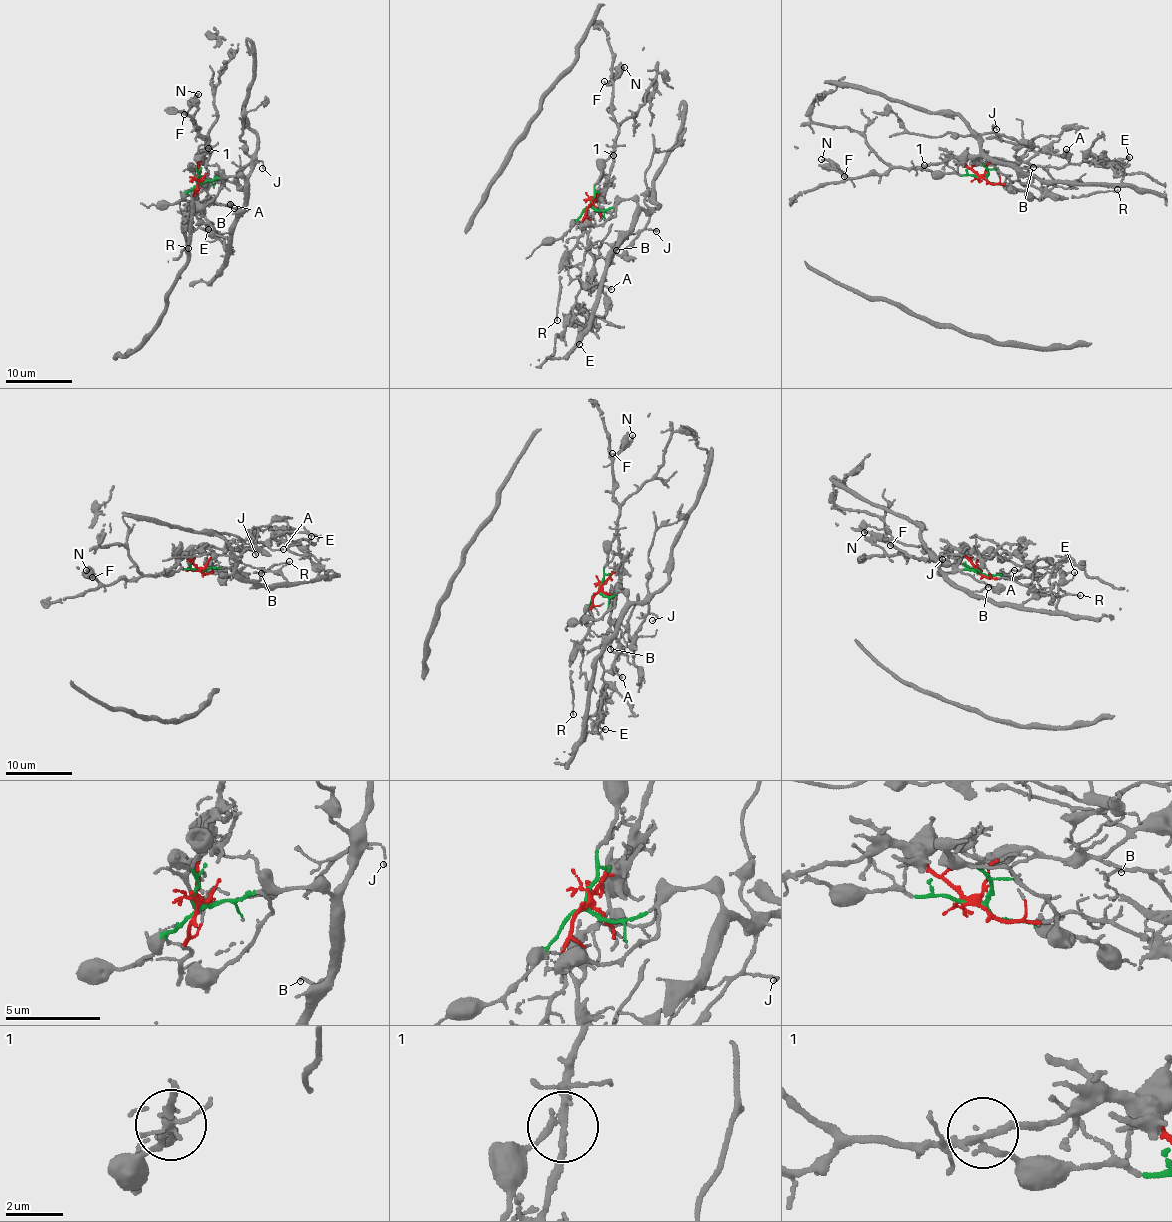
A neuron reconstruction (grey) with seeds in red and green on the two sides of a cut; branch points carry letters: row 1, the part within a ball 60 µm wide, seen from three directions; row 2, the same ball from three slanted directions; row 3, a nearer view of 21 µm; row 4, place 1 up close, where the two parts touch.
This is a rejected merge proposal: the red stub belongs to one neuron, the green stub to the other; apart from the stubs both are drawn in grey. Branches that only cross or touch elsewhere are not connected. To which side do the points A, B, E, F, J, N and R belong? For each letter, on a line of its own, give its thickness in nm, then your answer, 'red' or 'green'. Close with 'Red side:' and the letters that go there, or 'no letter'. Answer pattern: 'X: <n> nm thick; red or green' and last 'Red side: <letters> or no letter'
A: 130 nm thick; green
B: 100 nm thick; green
E: 90 nm thick; green
F: 100 nm thick; red
J: 100 nm thick; green
N: 140 nm thick; red
R: 140 nm thick; red
Red side: F, N, R

